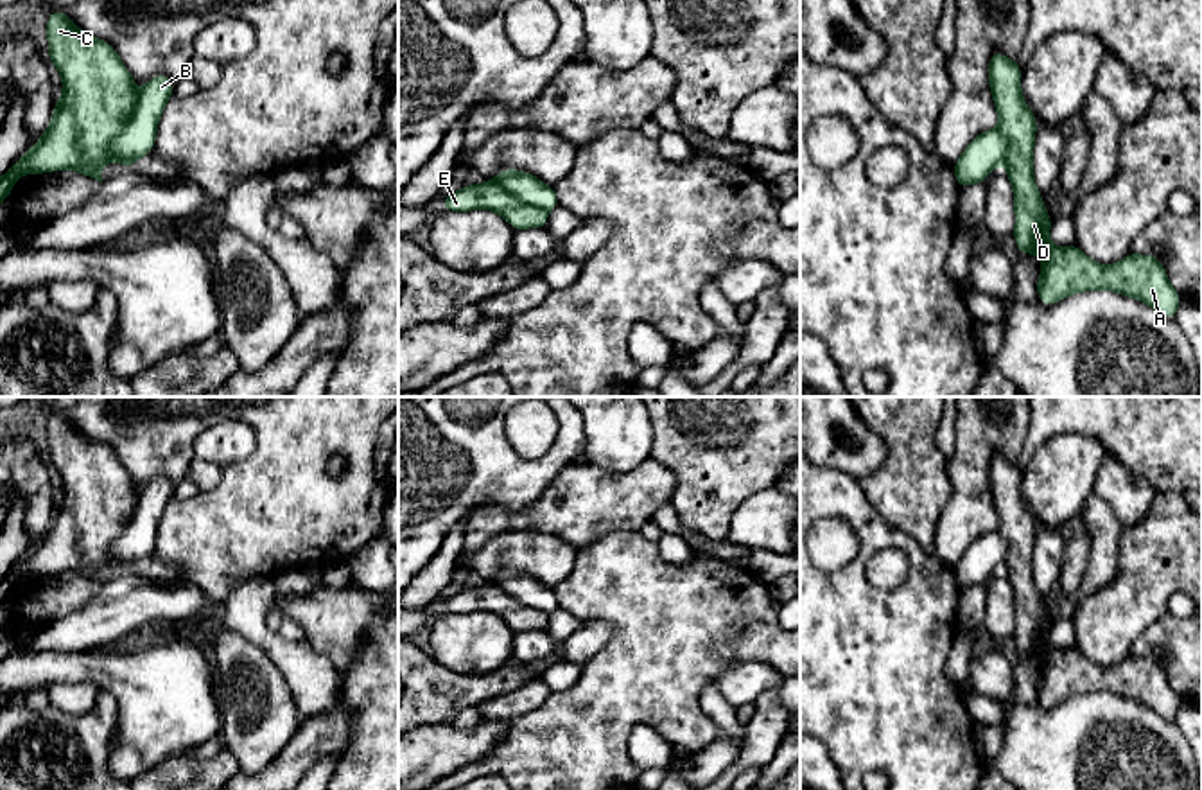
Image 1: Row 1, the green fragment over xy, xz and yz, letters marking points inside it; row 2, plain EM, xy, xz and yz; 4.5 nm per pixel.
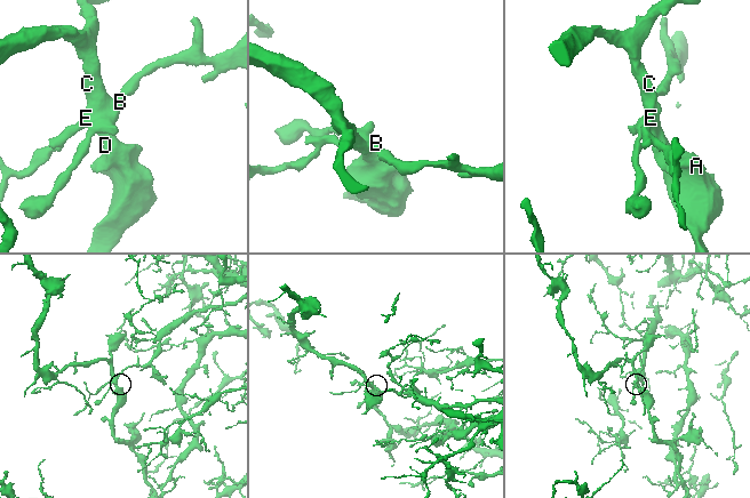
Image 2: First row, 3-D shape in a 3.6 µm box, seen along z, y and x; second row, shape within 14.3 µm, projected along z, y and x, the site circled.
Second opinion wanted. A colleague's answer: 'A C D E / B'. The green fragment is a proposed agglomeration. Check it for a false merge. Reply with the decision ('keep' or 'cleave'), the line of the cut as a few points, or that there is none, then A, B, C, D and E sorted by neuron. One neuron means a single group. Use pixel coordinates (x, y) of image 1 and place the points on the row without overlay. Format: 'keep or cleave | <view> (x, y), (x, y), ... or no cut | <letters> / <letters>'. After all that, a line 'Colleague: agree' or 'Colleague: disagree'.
cleave | xy (140, 498), (137, 512), (113, 543), (113, 557), (122, 566) | A C D E / B
Colleague: agree

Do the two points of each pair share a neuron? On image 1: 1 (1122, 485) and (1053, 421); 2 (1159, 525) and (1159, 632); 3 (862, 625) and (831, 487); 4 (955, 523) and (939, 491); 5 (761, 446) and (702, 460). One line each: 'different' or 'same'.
1: different
2: different
3: same
4: different
5: same

